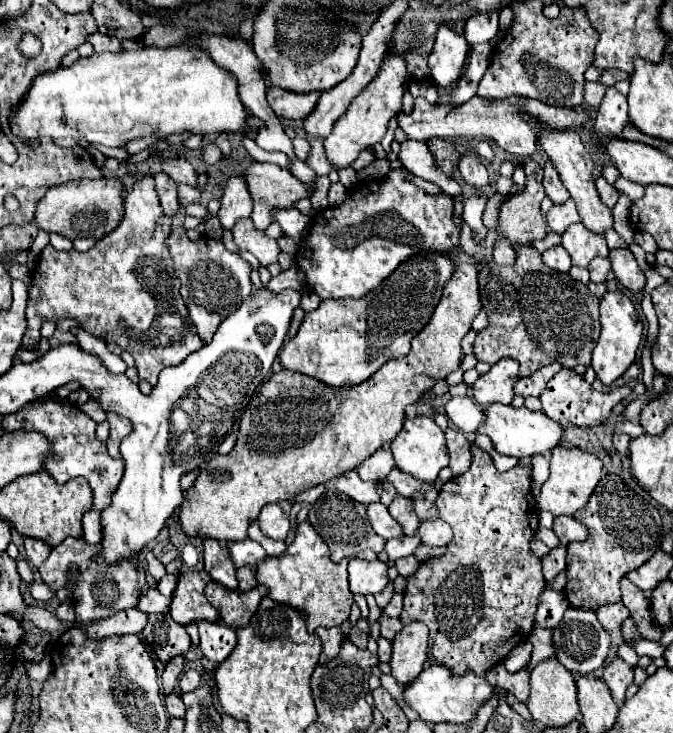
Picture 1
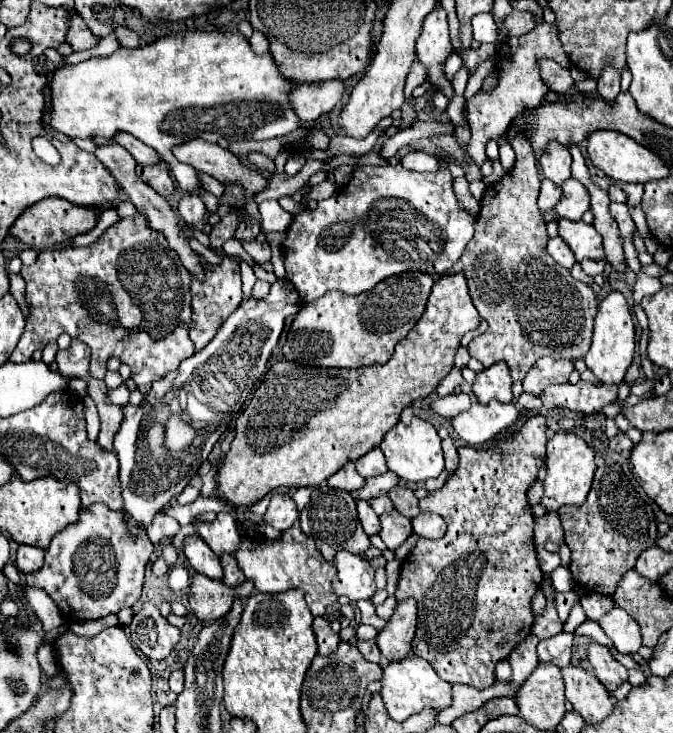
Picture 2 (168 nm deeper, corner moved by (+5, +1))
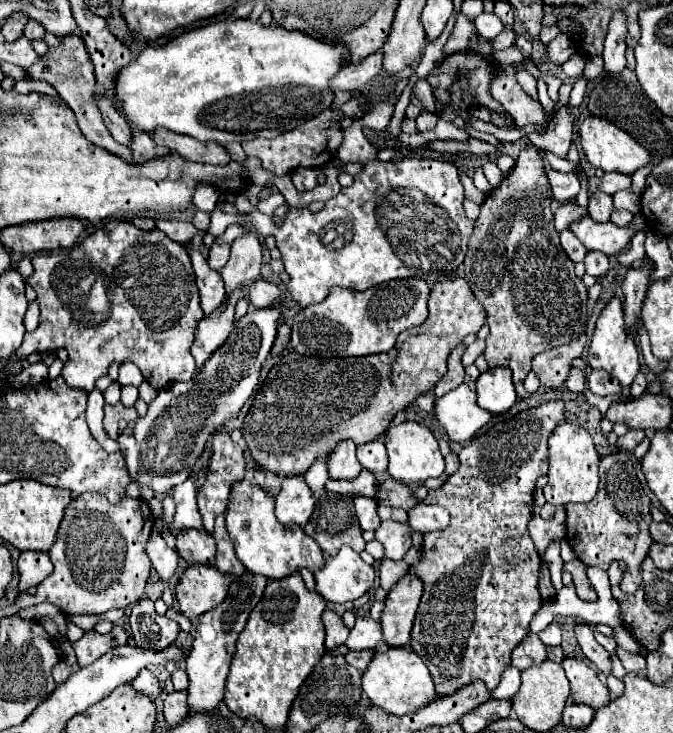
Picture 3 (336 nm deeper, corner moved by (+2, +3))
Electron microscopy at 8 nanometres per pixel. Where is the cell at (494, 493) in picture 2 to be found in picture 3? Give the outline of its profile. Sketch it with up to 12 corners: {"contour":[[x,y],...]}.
{"contour":[[562,399],[498,421],[428,491],[410,567],[436,693],[496,689],[528,635],[534,487]]}

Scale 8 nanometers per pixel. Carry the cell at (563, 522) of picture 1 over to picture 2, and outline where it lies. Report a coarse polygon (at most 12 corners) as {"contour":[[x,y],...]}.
{"contour":[[555,511],[535,519],[533,541],[563,543],[563,527]]}

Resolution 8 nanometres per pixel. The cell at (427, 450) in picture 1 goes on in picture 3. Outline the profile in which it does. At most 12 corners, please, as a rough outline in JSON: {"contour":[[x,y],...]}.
{"contour":[[416,421],[390,425],[388,473],[424,483],[444,473],[432,431]]}

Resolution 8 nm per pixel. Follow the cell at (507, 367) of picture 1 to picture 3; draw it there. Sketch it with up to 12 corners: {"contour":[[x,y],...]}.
{"contour":[[494,367],[476,379],[478,405],[496,415],[516,403],[512,371]]}

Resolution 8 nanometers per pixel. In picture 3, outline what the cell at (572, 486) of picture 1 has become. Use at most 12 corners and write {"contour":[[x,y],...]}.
{"contour":[[562,423],[548,439],[552,505],[596,497],[600,457],[586,429]]}

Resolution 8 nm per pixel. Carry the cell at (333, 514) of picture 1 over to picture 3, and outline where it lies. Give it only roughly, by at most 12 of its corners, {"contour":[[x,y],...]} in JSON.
{"contour":[[326,491],[304,531],[334,557],[366,545],[352,501]]}

